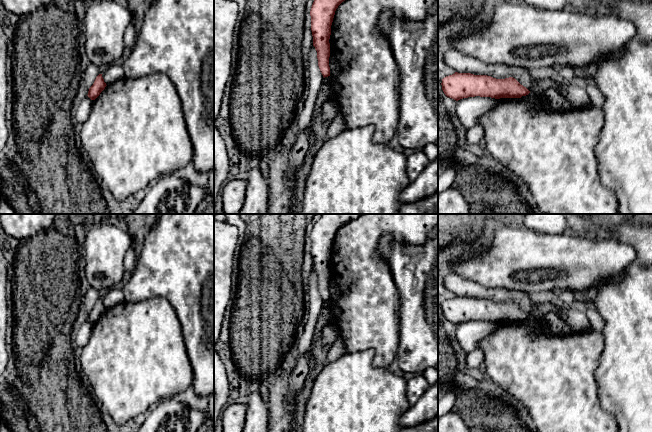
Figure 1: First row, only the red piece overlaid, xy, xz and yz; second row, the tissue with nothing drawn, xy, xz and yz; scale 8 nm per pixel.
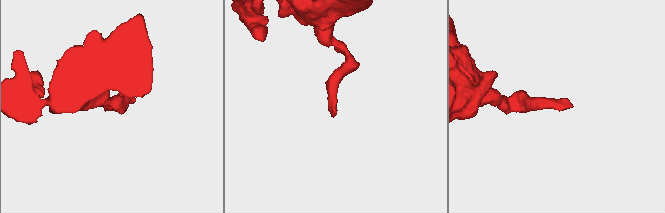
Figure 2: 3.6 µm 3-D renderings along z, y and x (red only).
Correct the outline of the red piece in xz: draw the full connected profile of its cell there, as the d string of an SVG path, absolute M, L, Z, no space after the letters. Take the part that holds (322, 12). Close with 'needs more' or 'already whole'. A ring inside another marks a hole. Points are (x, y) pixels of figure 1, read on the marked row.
M314 0L311 10L313 46L317 51L318 66L323 77L330 76L331 25L338 6L345 0Z | already whole

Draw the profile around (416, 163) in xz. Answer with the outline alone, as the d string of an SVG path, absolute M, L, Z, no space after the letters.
M423 151L416 152L407 157L407 176L413 181L427 167L430 160Z

